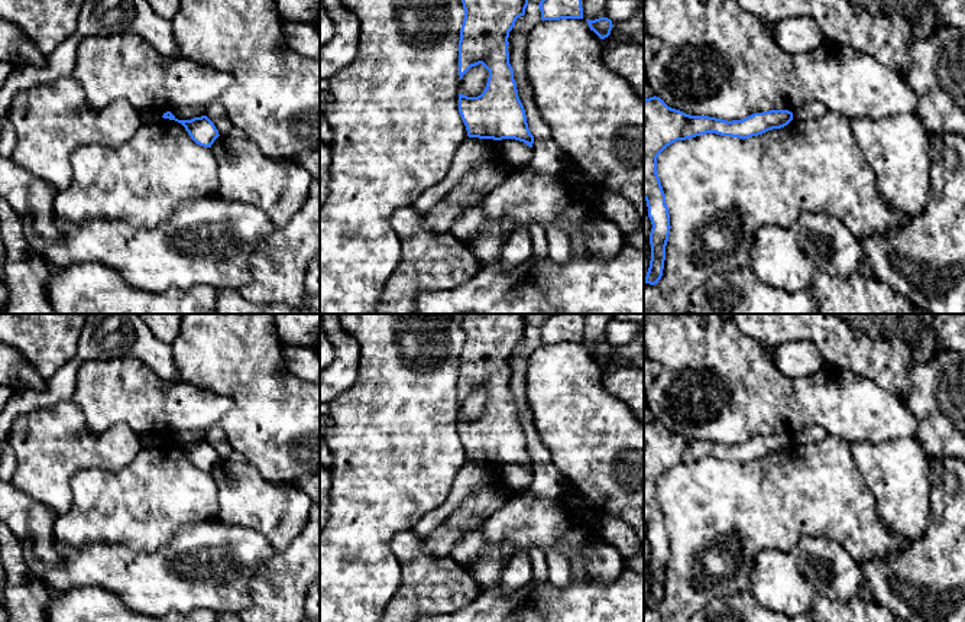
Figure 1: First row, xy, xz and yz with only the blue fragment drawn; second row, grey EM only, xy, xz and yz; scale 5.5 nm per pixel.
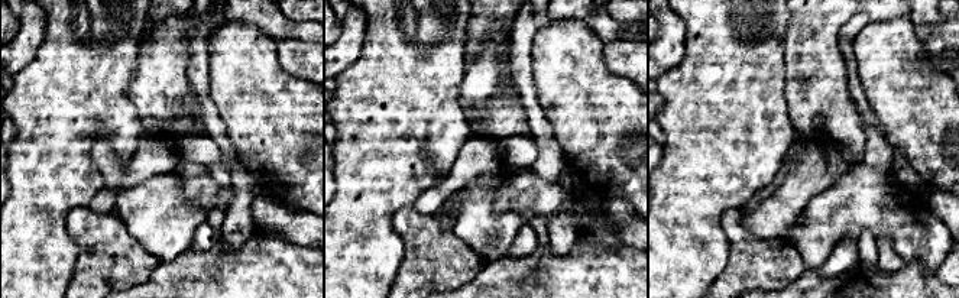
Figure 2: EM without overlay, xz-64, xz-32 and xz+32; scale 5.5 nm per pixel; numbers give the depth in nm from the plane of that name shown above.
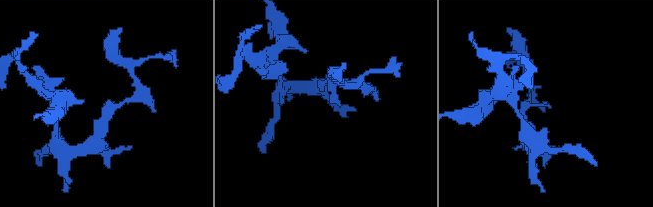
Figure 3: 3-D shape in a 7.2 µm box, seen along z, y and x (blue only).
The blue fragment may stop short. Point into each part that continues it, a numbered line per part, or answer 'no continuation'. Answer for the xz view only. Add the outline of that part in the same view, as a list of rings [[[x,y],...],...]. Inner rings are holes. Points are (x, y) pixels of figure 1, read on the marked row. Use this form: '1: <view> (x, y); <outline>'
no continuation

